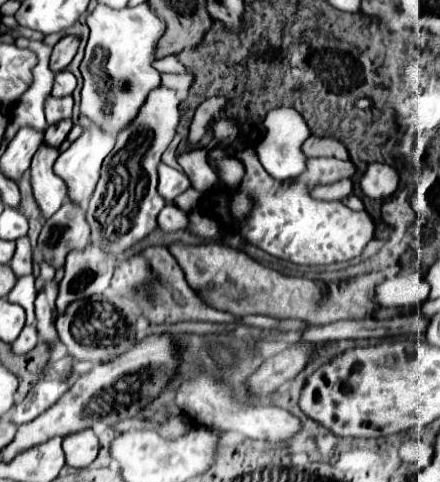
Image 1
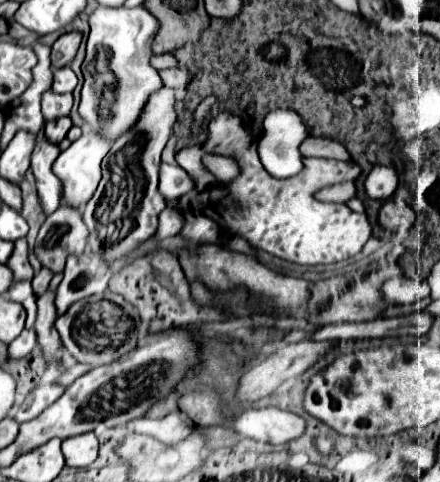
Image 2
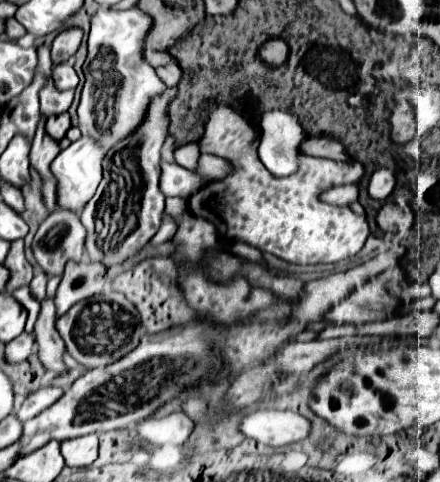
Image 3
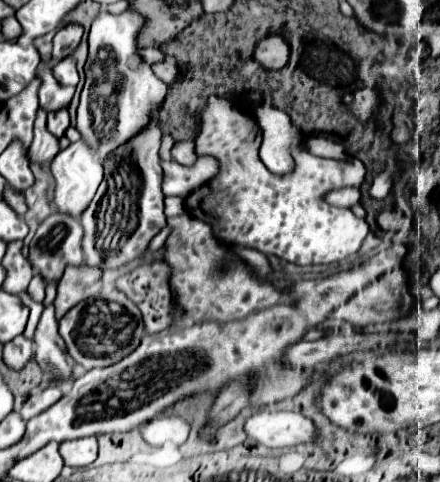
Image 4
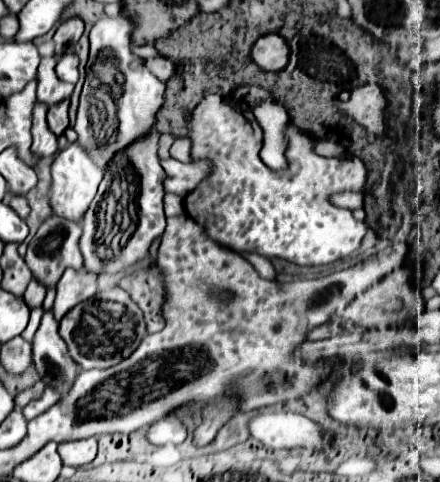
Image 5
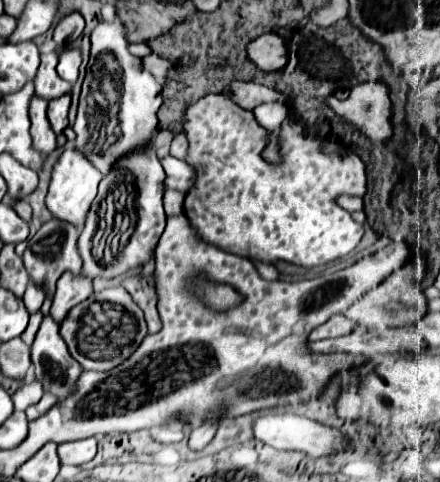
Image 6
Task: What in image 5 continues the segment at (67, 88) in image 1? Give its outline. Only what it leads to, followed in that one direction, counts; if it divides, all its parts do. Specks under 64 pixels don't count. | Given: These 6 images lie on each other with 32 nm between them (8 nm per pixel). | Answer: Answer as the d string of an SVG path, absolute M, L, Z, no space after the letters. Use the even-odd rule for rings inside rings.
M64 54L58 60L56 76L60 76L60 80L70 82L70 84L78 82L78 58L76 58L76 54Z

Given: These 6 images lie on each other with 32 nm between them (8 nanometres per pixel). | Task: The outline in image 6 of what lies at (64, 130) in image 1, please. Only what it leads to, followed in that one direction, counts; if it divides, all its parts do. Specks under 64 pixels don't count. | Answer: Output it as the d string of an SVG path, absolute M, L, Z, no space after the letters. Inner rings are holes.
M62 96L48 104L48 120L54 134L62 134L64 128L68 126L68 106L70 106L70 96Z

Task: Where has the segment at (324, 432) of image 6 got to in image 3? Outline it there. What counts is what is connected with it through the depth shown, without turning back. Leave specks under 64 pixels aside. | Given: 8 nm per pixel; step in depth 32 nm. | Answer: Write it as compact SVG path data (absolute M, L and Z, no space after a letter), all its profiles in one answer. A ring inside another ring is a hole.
M260 408L240 418L240 432L268 446L286 446L308 436L310 422L290 410Z

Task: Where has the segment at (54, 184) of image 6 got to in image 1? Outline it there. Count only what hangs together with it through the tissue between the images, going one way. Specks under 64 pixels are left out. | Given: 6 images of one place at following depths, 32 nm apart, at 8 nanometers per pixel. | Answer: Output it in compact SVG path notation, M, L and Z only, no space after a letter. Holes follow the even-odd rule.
M90 126L82 132L82 136L78 140L72 142L72 146L62 152L54 164L54 172L68 184L68 198L72 202L78 202L78 204L86 204L94 192L94 186L100 178L100 166L104 162L104 158L110 154L110 150L114 148L116 144L116 136L114 134L108 134L104 132L102 128L96 128L96 126Z

